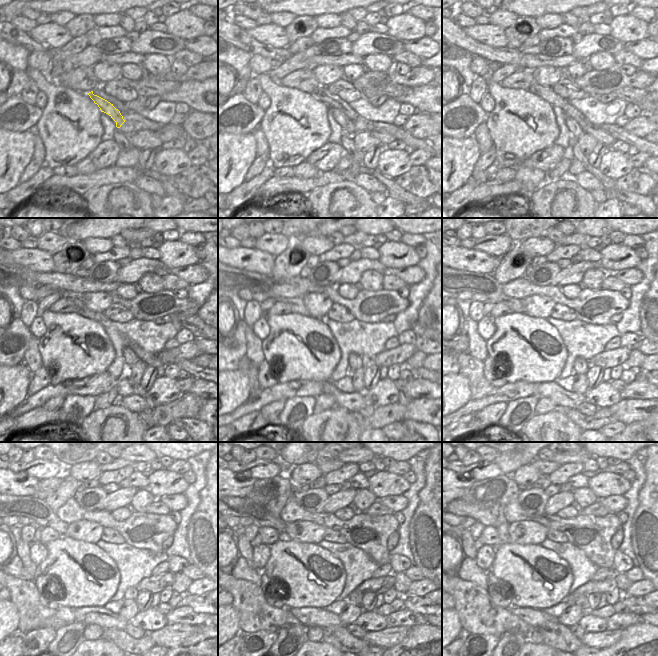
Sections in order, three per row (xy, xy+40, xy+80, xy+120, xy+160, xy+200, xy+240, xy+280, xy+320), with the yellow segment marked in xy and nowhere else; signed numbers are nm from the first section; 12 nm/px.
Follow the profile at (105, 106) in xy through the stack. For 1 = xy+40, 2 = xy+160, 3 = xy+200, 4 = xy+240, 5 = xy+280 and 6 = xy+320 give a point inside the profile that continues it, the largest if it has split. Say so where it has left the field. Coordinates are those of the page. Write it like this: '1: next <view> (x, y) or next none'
1: next xy+40 (345, 122)
2: next xy+160 (356, 362)
3: next xy+200 (581, 365)
4: next xy+240 (131, 593)
5: next xy+280 (355, 597)
6: next xy+320 (581, 601)

